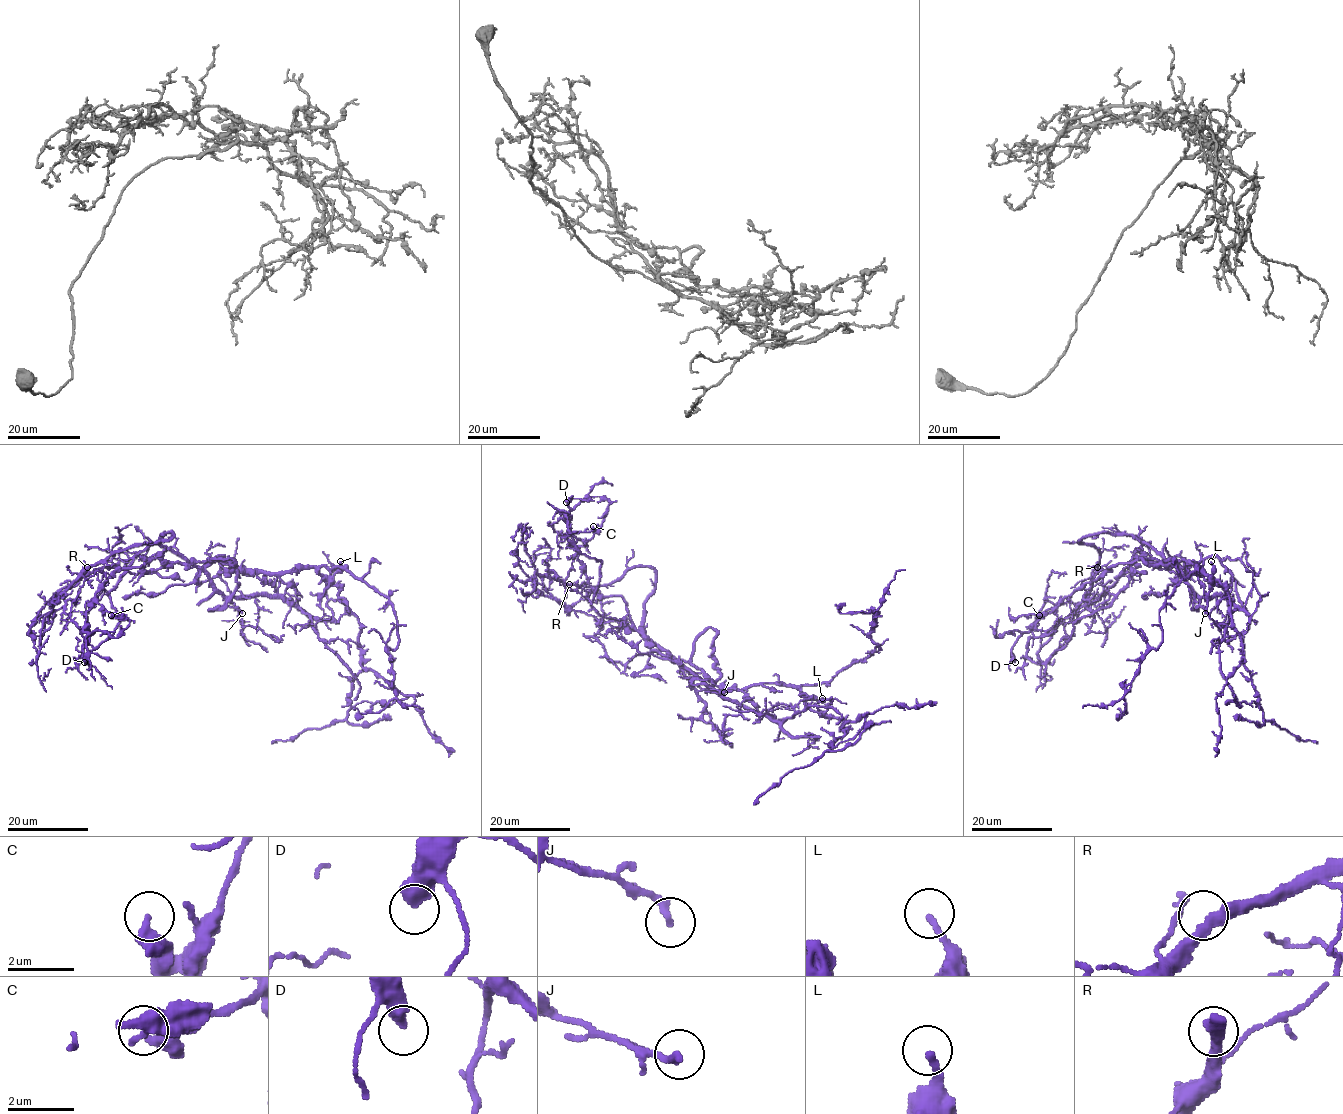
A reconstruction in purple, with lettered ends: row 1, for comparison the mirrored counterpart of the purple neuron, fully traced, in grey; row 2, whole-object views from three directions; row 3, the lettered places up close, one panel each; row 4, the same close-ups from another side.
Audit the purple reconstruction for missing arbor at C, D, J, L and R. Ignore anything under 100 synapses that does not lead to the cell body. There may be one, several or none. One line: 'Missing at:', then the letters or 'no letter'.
Missing at: no letter

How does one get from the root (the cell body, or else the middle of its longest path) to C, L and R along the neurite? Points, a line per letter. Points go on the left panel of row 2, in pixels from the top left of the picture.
C: (233, 569), (219, 559), (179, 564), (158, 558), (138, 568), (117, 569), (96, 593), (96, 600), (111, 615)
L: (233, 569), (281, 573), (314, 568), (321, 575), (332, 576), (340, 561)
R: (233, 569), (219, 559), (179, 564), (136, 555), (87, 573), (60, 594), (87, 567)

